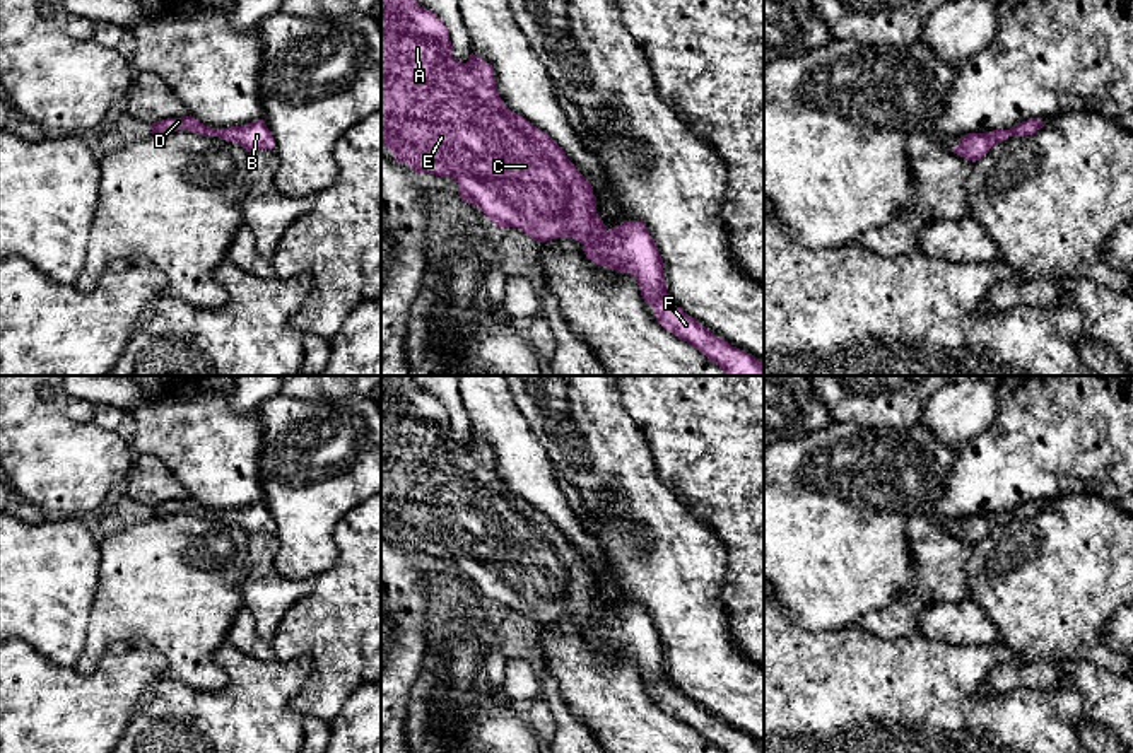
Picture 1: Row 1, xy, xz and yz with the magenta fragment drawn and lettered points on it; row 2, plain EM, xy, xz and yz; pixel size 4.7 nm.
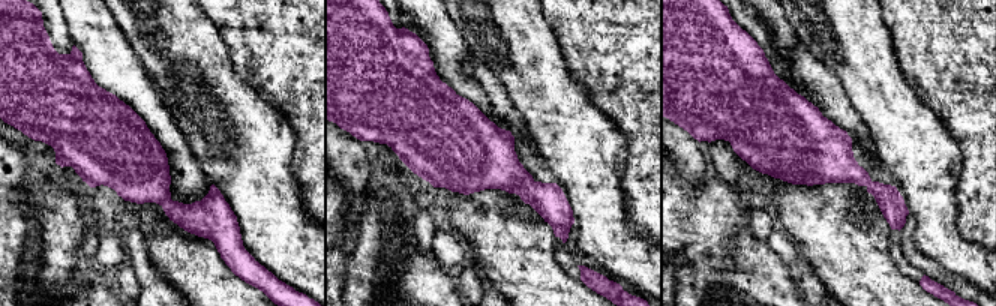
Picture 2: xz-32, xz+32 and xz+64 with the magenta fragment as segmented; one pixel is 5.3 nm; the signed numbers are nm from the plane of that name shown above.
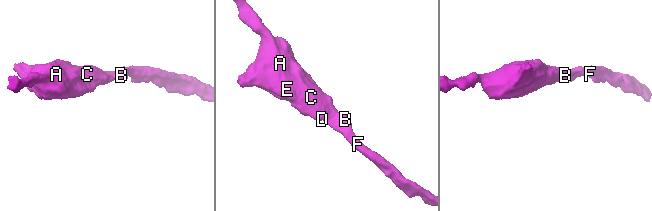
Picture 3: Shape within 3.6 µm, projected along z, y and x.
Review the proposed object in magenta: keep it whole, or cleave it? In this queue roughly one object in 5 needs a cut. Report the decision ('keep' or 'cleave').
keep

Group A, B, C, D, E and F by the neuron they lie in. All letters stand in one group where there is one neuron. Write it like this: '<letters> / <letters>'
A B C D E F

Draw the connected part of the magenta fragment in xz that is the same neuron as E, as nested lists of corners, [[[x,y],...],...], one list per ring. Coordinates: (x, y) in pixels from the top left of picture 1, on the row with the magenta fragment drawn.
[[[381,0],[381,143],[415,172],[451,178],[465,203],[475,203],[496,225],[518,227],[537,242],[572,237],[596,265],[636,277],[641,295],[655,311],[656,321],[672,335],[697,348],[728,376],[764,376],[764,364],[731,347],[696,318],[677,307],[666,294],[663,260],[643,222],[627,222],[608,229],[596,213],[591,183],[567,159],[566,152],[540,128],[511,111],[499,97],[494,68],[470,55],[467,63],[453,56],[448,27],[417,0]]]

